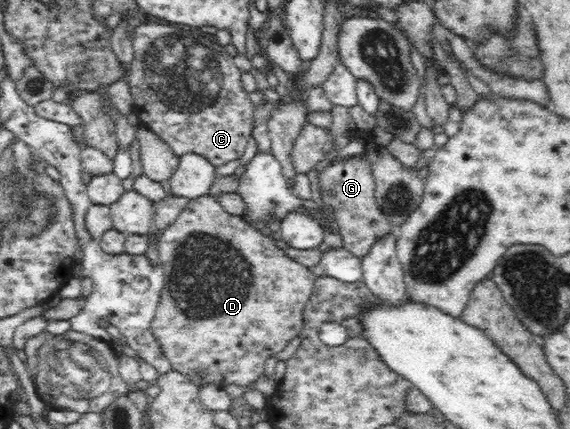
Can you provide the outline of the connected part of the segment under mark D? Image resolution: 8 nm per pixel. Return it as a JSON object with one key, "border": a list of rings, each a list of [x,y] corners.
{"border":[[[211,195],[188,202],[177,220],[163,230],[158,250],[164,286],[150,330],[159,341],[161,353],[173,370],[184,373],[199,388],[210,384],[221,386],[221,382],[242,386],[246,406],[262,412],[266,396],[255,388],[255,382],[263,375],[267,359],[300,337],[304,307],[316,282],[315,273],[287,258],[273,239],[263,236],[239,215],[225,212]]]}

